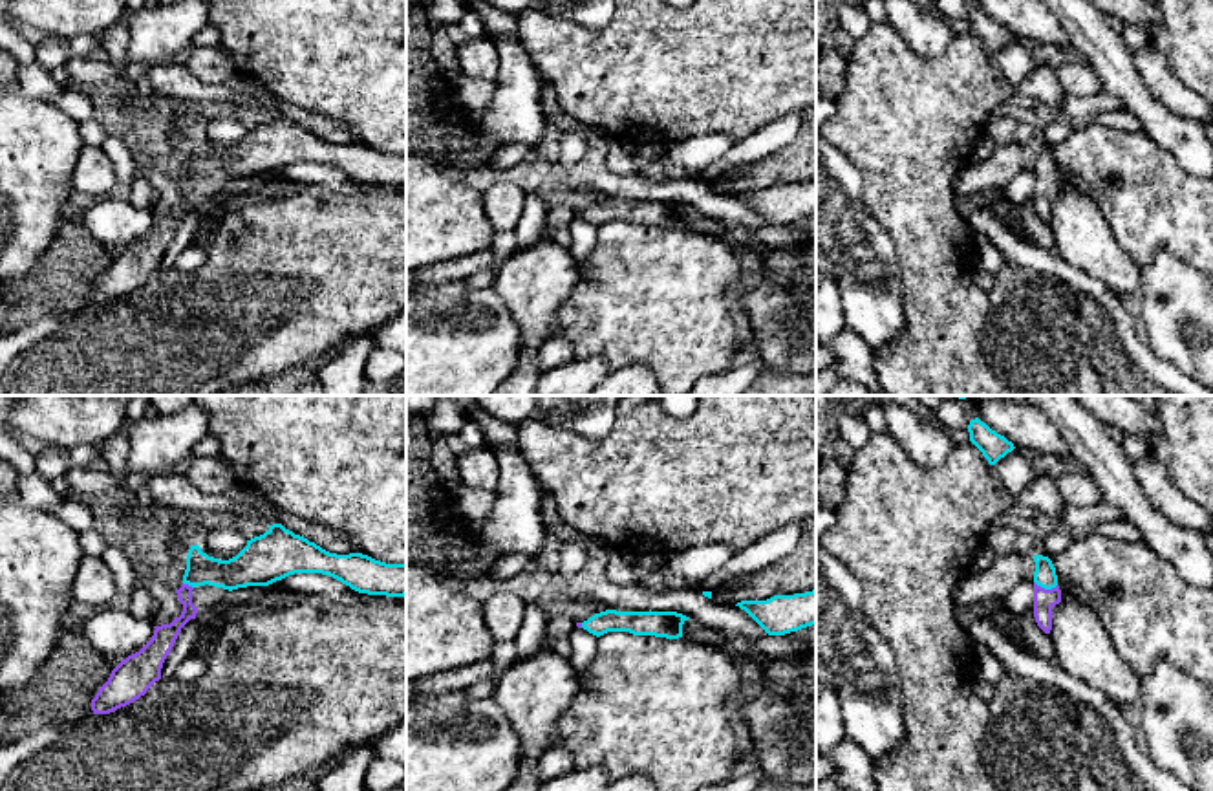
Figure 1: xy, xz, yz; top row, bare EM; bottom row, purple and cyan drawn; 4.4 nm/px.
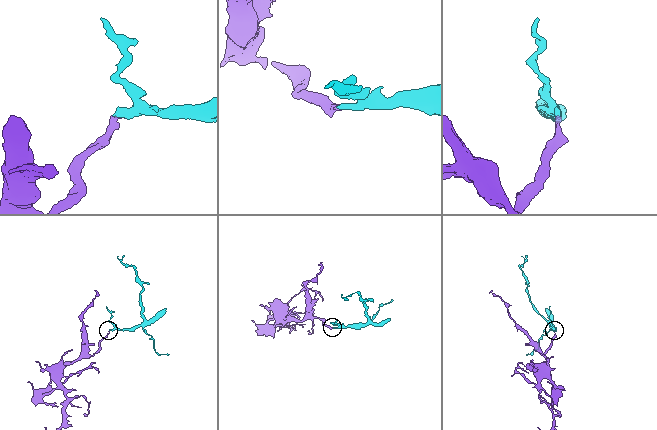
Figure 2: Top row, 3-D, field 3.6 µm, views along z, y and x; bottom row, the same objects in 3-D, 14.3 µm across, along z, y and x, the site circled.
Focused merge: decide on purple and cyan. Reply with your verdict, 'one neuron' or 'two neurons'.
one neuron

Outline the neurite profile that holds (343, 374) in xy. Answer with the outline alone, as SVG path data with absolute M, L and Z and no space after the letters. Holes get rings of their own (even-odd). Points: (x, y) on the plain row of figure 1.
M357 335L346 339L335 348L329 361L326 361L317 374L326 396L364 396L368 383L364 364L368 353L375 348L370 335Z

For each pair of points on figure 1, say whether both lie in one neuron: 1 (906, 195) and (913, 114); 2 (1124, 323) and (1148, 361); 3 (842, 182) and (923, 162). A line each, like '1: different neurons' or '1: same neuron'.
1: same neuron
2: same neuron
3: different neurons

